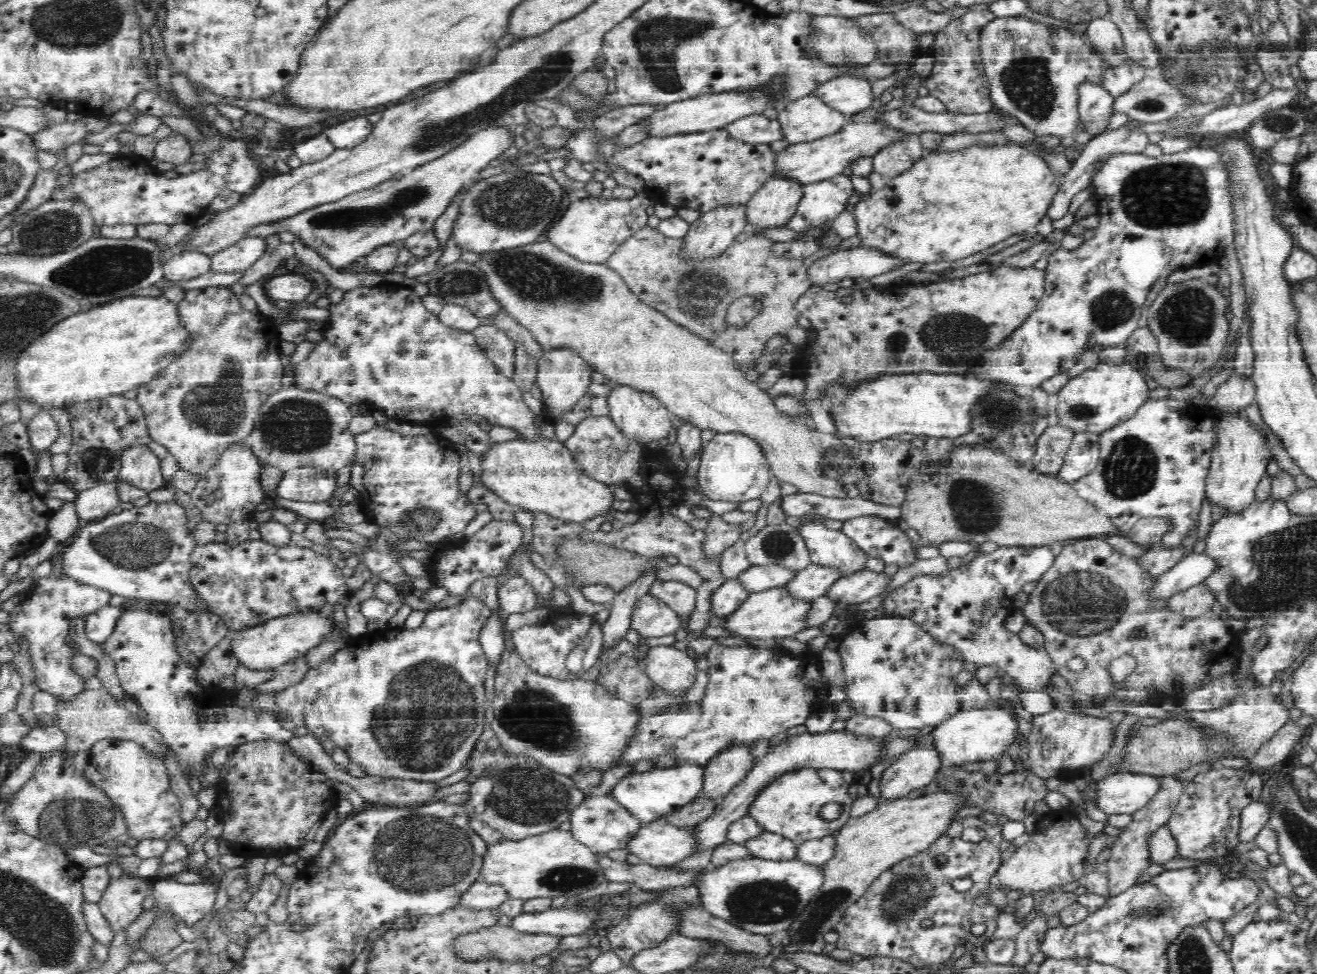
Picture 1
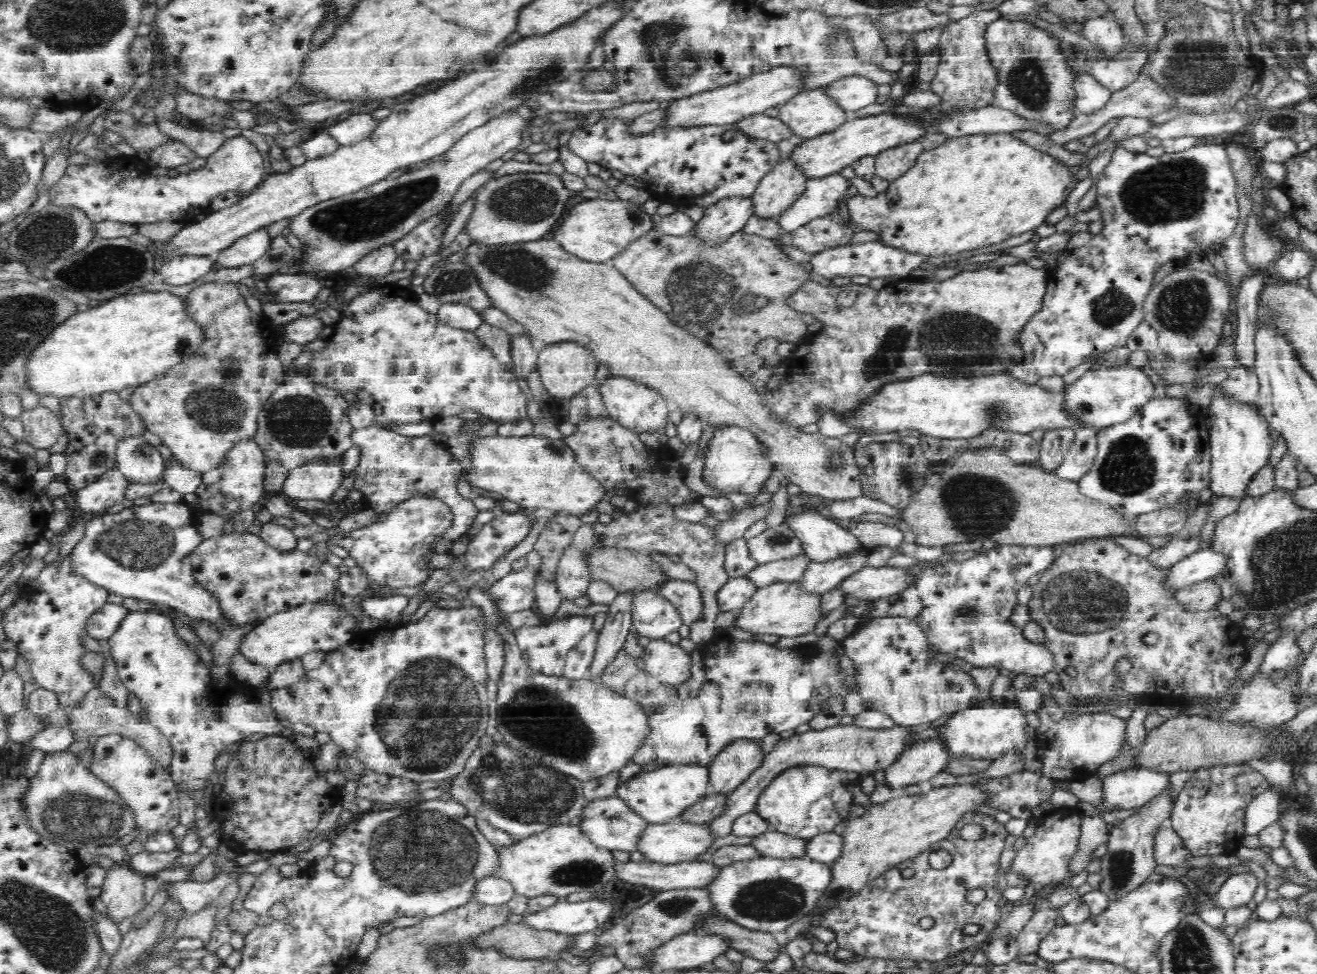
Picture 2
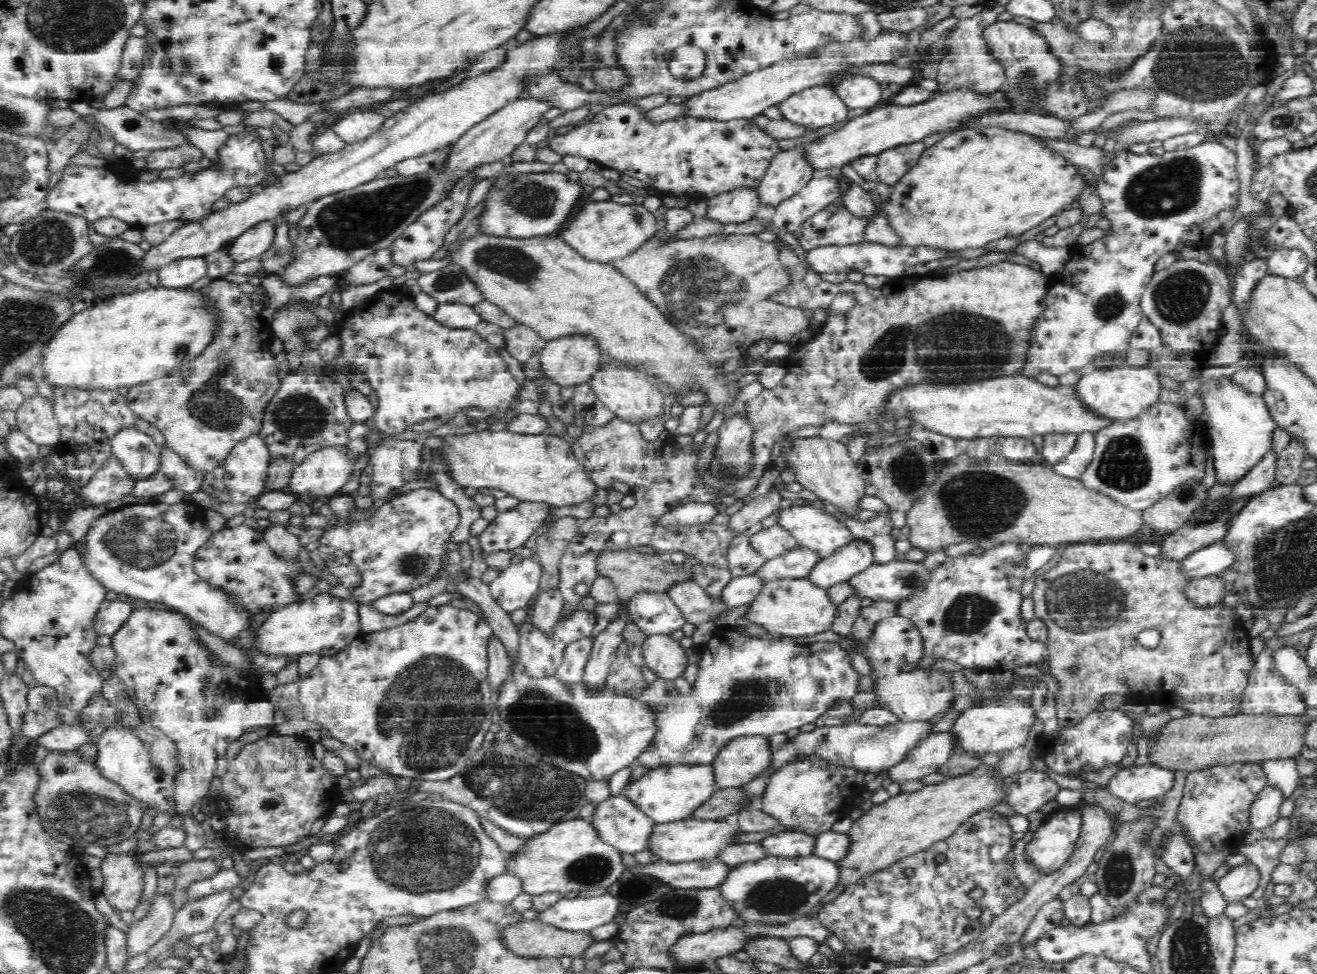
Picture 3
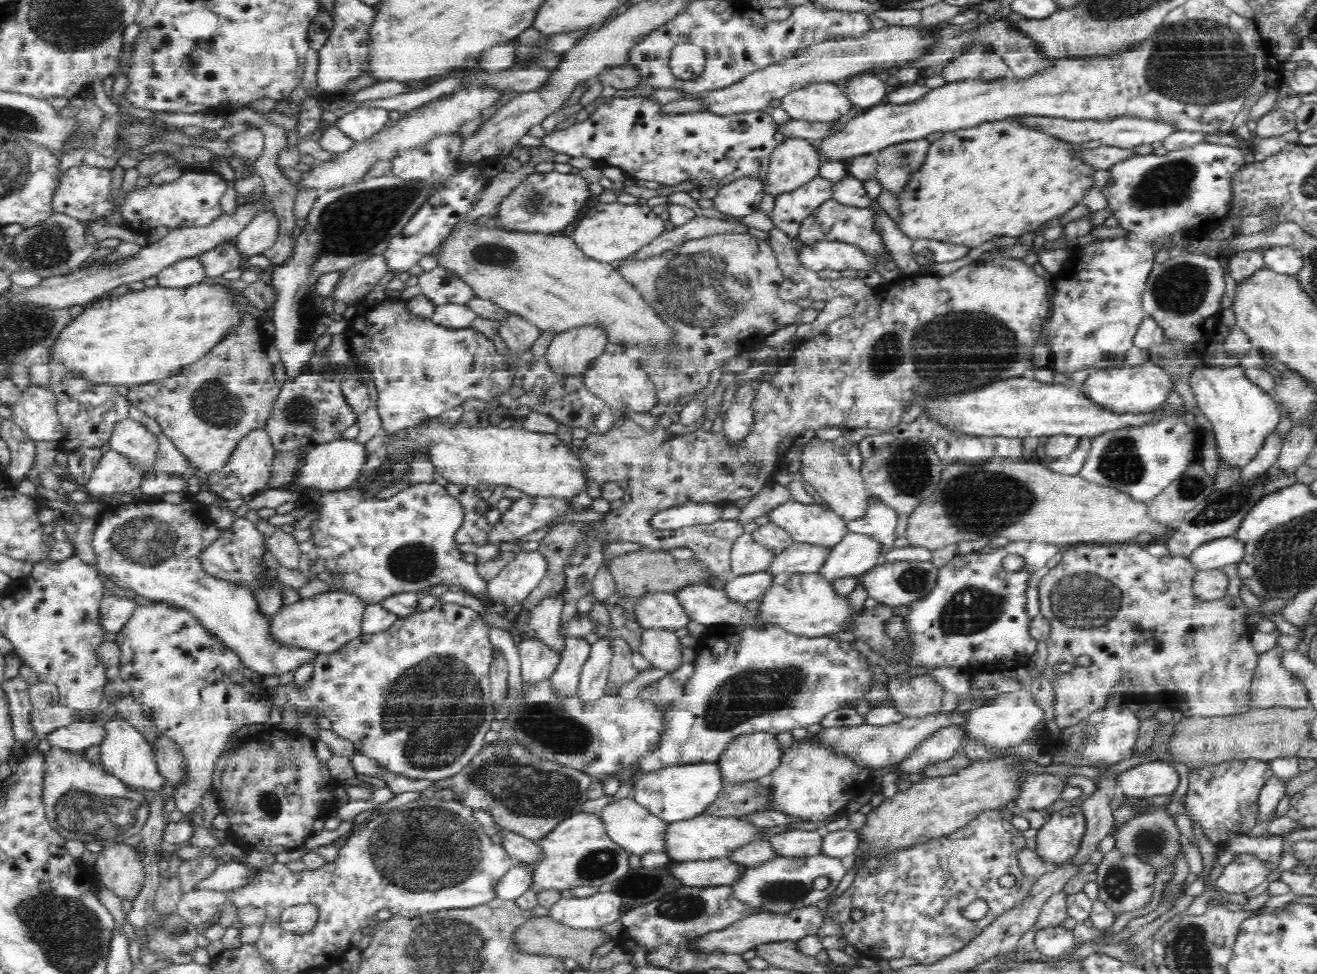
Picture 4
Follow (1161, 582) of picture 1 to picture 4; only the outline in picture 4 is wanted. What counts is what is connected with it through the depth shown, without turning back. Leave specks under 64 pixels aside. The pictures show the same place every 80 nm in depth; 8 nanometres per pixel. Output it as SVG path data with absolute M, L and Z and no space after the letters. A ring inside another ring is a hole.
M1236 536L1208 540L1191 554L1199 570L1218 568L1229 563L1242 563L1246 554L1246 541Z

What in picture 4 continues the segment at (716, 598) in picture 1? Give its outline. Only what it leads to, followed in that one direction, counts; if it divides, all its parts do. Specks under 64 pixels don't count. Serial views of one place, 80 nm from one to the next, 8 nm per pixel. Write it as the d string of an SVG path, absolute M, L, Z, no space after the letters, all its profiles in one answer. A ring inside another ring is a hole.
M769 570L732 576L724 589L732 600L750 602L761 600L774 582L776 574Z

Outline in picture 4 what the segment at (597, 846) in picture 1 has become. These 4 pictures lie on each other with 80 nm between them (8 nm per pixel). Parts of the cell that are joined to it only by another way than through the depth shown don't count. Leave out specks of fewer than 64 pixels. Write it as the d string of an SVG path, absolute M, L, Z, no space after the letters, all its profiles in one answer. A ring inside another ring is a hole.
M631 797L611 802L602 812L602 817L606 821L605 825L610 838L615 840L620 846L627 848L631 854L642 855L646 852L667 853L667 834L670 822L660 819L650 813L642 804L635 802Z

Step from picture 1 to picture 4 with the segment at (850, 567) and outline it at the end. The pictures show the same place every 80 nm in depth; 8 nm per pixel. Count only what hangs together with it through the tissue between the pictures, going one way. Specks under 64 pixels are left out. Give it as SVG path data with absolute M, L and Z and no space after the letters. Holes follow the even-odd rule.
M790 500L766 512L769 522L785 528L795 543L835 547L846 533L847 522L825 505Z

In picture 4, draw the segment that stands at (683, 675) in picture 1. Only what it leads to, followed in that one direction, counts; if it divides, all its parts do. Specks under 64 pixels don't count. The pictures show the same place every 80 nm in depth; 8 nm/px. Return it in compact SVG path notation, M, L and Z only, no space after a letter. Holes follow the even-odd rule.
M644 628L640 634L639 652L652 667L664 668L669 674L680 666L682 647L674 631L665 628Z

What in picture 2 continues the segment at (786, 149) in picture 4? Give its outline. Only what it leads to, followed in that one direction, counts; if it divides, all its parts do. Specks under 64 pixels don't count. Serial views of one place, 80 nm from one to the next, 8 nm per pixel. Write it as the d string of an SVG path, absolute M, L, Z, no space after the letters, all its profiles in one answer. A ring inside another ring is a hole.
M791 157L778 160L760 180L752 197L755 215L775 218L786 206L792 204L806 188L809 176Z

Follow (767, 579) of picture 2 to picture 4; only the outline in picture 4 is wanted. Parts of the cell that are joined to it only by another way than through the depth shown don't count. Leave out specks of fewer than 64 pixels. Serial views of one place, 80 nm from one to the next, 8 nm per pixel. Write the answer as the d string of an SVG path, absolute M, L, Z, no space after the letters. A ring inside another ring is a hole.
M795 543L792 546L783 550L773 560L773 563L769 566L769 571L777 574L778 572L785 570L786 572L818 572L830 556L832 552L832 546L809 544L809 543Z

